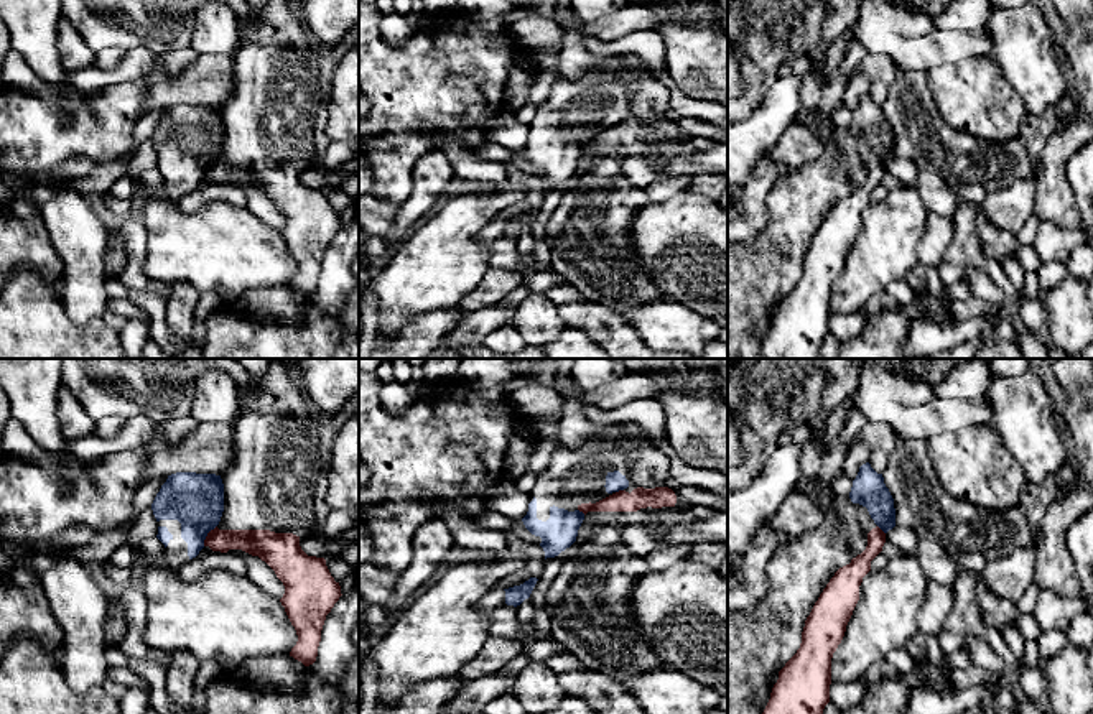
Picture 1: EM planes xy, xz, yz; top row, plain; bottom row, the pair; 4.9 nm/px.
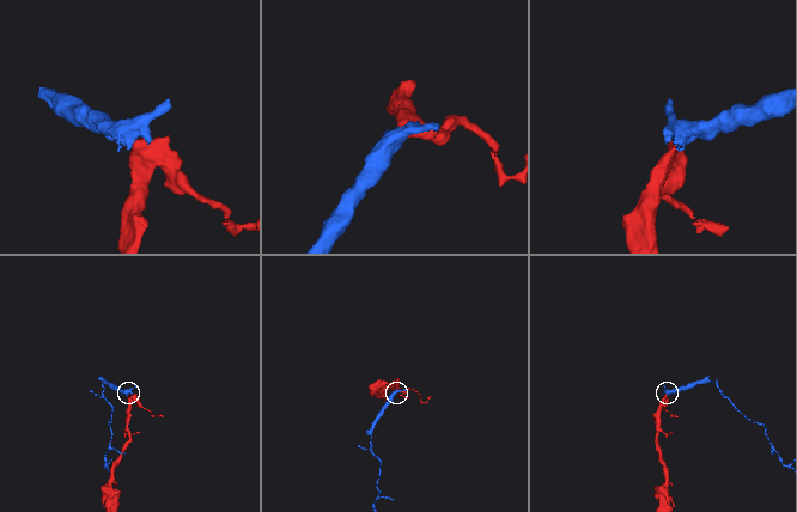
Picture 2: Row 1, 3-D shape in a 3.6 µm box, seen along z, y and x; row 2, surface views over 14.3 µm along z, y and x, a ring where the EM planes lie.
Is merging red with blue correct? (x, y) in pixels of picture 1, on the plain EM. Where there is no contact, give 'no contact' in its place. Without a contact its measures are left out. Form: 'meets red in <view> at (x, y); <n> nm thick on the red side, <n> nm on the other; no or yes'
meets red in xy at (208, 166); 130 nm thick on the red side, 280 nm on the other; no

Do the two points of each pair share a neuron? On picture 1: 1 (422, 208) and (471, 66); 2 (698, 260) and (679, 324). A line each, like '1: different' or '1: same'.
1: different
2: different

